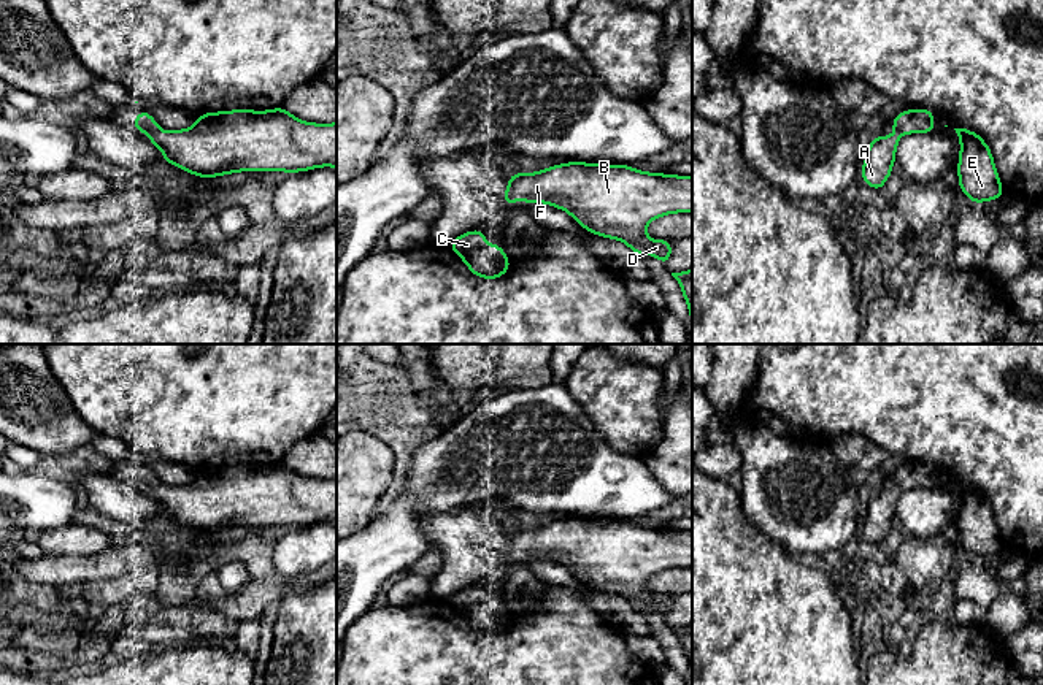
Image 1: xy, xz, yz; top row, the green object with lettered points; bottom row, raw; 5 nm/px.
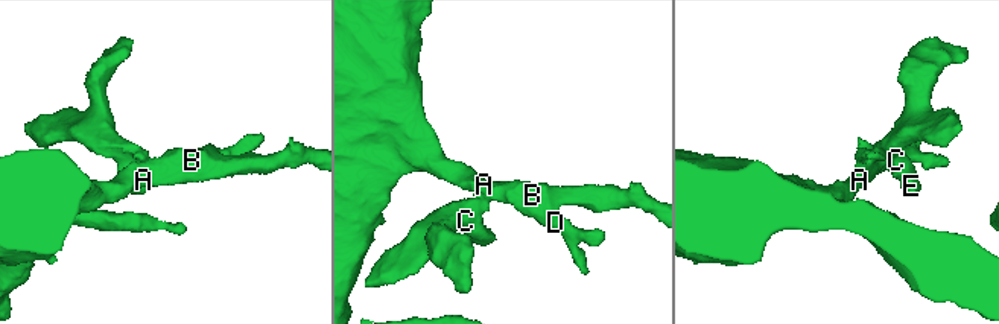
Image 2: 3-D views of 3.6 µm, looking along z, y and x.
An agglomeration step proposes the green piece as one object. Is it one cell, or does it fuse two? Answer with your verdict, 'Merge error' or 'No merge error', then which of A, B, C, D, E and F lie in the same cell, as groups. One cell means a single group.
No merge error. Groups: A B C D E F

